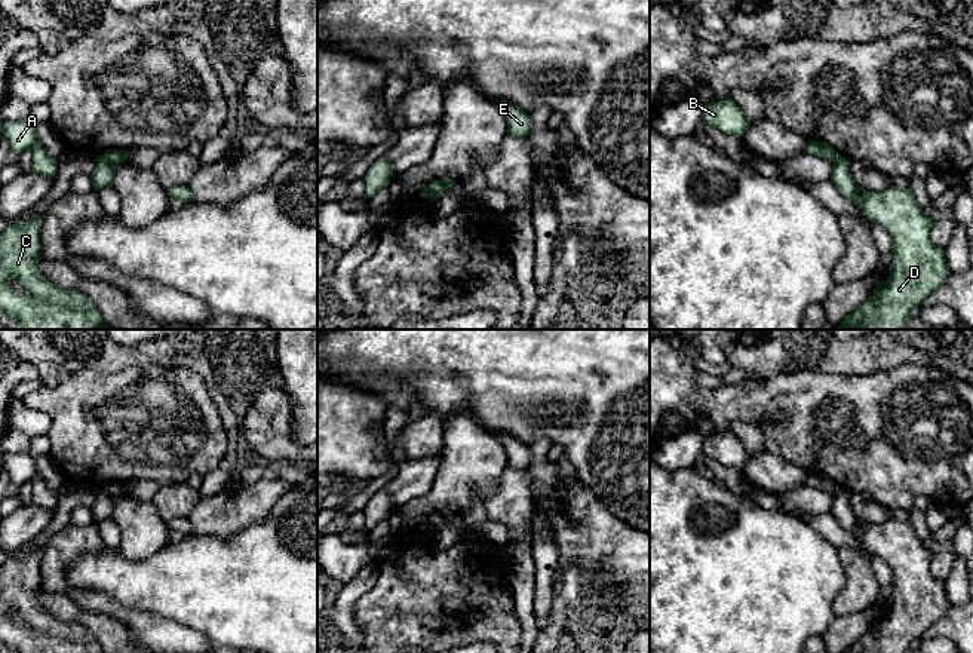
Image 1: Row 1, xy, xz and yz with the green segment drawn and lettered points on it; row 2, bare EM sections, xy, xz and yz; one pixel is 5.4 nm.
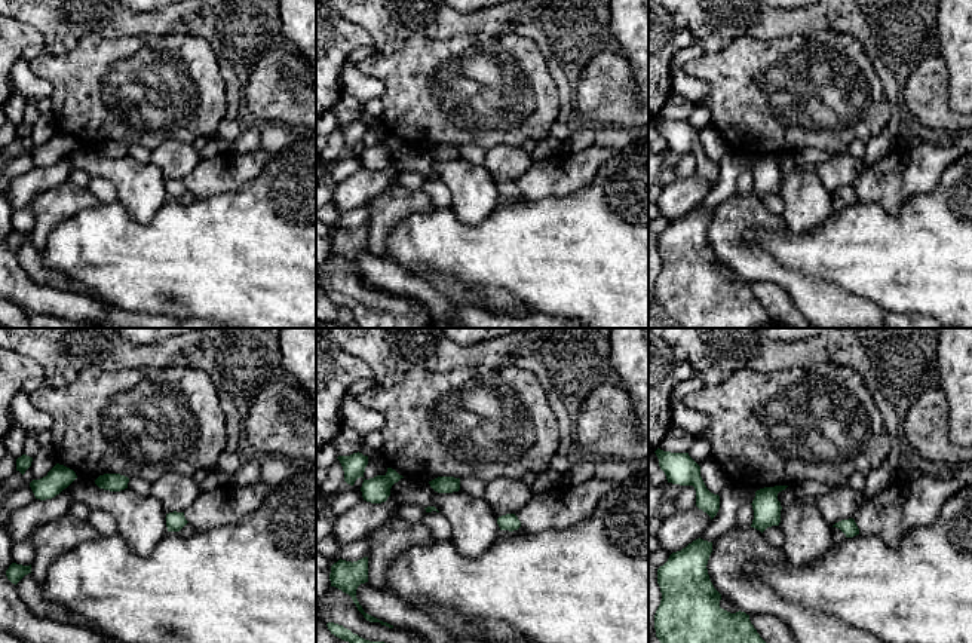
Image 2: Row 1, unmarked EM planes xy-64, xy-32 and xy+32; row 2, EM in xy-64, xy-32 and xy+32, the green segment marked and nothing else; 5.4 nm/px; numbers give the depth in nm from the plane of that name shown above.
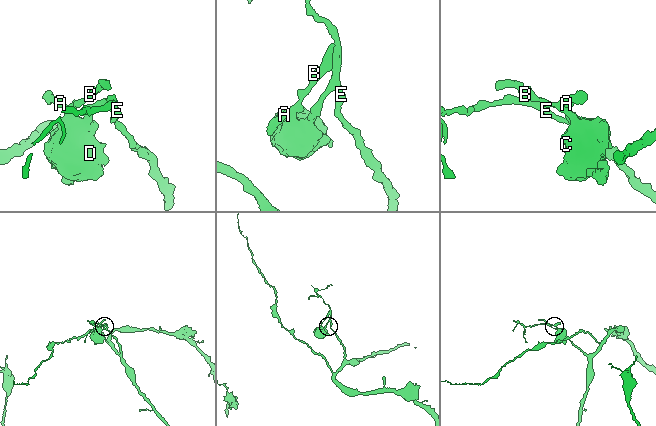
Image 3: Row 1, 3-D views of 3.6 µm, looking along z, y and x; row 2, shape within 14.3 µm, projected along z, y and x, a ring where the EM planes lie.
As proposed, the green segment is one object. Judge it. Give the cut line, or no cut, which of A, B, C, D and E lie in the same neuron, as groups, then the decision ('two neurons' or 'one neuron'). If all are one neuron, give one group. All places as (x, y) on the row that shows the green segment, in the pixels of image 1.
cut in xy along (103, 155), (113, 166); A B C D / E; two neurons

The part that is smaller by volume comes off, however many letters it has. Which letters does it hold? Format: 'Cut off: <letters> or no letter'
Cut off: A, B, C, D

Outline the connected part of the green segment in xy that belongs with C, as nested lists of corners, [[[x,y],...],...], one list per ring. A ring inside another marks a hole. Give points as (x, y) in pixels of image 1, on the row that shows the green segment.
[[[42,215],[22,224],[9,224],[0,233],[0,310],[12,319],[18,329],[110,329],[101,312],[79,291],[65,291],[49,282],[37,269],[44,258],[40,243]],[[18,279],[25,294],[18,295],[9,280]]]

